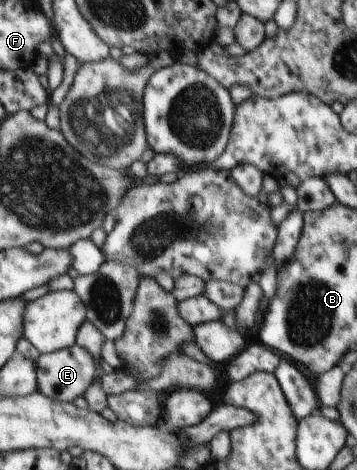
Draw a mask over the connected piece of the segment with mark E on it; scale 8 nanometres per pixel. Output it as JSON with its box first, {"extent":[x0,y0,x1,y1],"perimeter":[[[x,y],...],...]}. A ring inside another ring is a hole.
{"extent":[35,344,95,402],"perimeter":[[[78,344],[52,353],[41,354],[35,361],[38,391],[46,397],[61,402],[72,402],[76,397],[84,396],[95,380],[94,358]]]}

